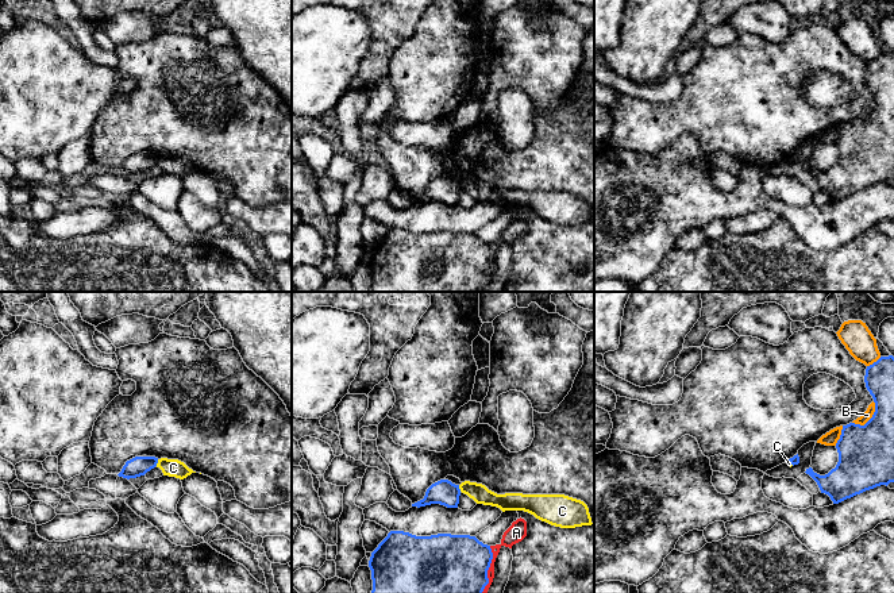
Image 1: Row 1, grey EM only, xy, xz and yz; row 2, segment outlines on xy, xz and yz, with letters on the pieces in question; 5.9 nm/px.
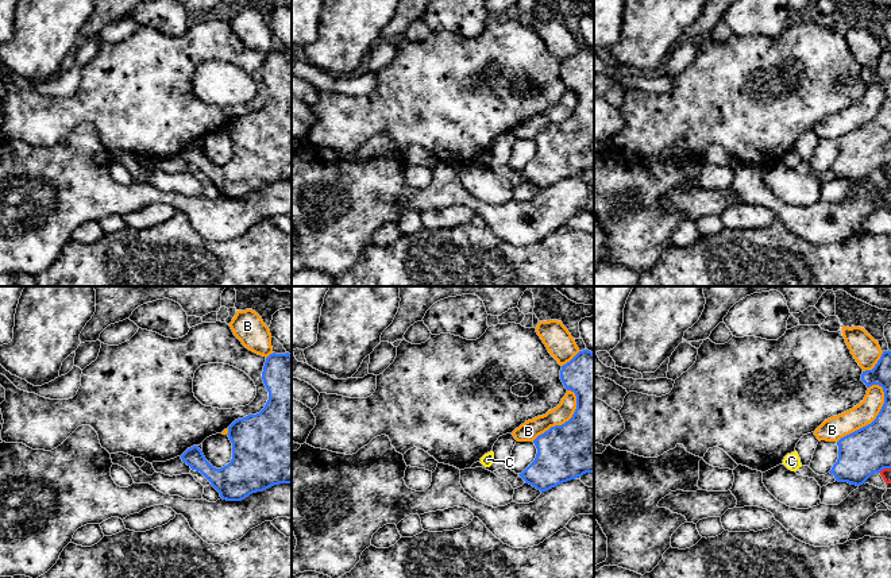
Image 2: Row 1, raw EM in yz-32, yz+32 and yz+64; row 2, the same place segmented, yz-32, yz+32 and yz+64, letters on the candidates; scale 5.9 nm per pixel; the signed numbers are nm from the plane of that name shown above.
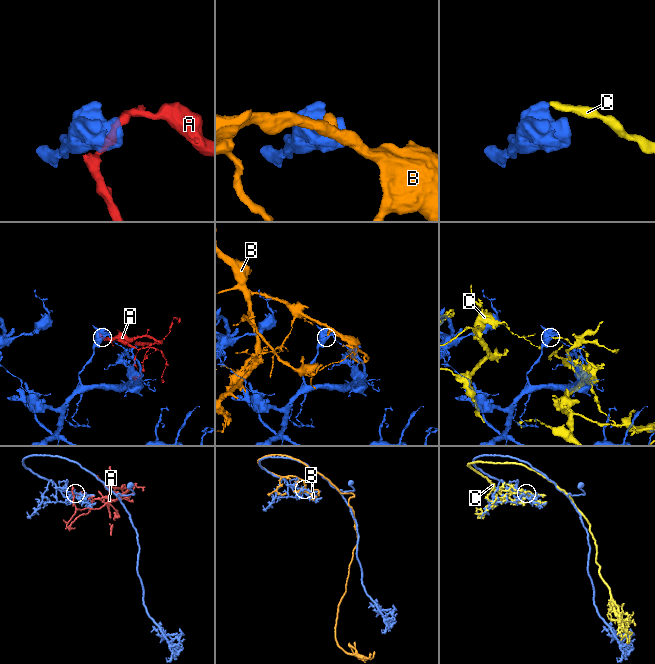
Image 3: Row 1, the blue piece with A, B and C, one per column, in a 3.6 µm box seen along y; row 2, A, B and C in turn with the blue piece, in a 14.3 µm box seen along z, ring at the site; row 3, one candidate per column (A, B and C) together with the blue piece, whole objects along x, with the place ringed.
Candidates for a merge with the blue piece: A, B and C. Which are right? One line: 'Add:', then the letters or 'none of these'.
Add: none of these

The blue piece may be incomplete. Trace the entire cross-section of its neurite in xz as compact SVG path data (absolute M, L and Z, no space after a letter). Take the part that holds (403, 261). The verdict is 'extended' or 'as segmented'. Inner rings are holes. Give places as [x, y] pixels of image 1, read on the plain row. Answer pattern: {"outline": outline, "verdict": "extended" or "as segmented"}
{"outline": "M390 228L369 258L371 292L482 292L489 281L488 267L492 257L490 243L475 234L416 234L404 228Z", "verdict": "as segmented"}

